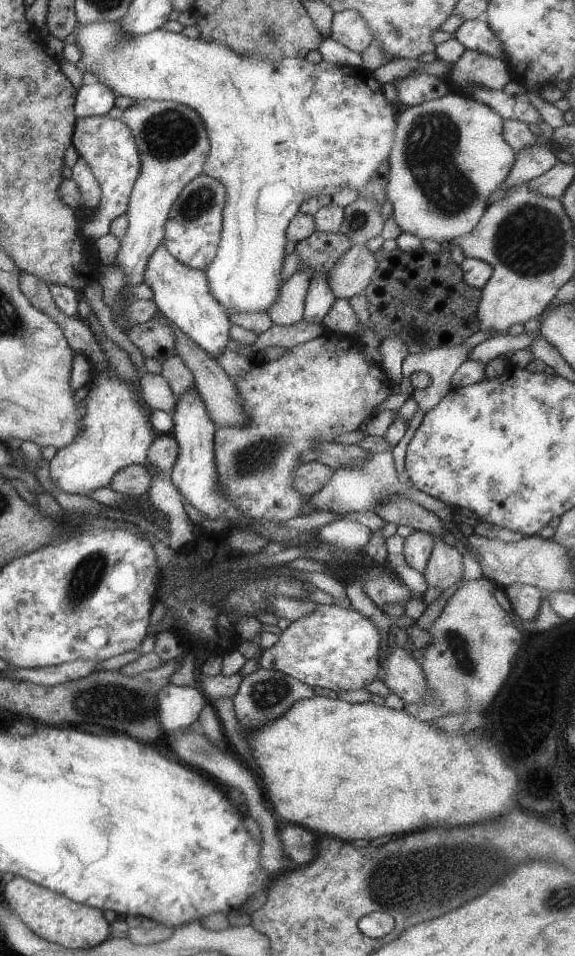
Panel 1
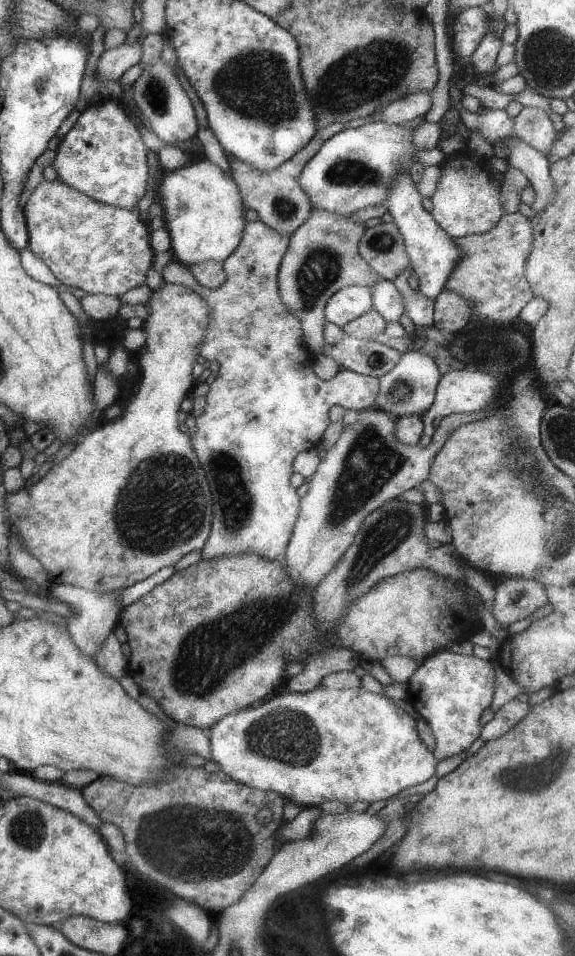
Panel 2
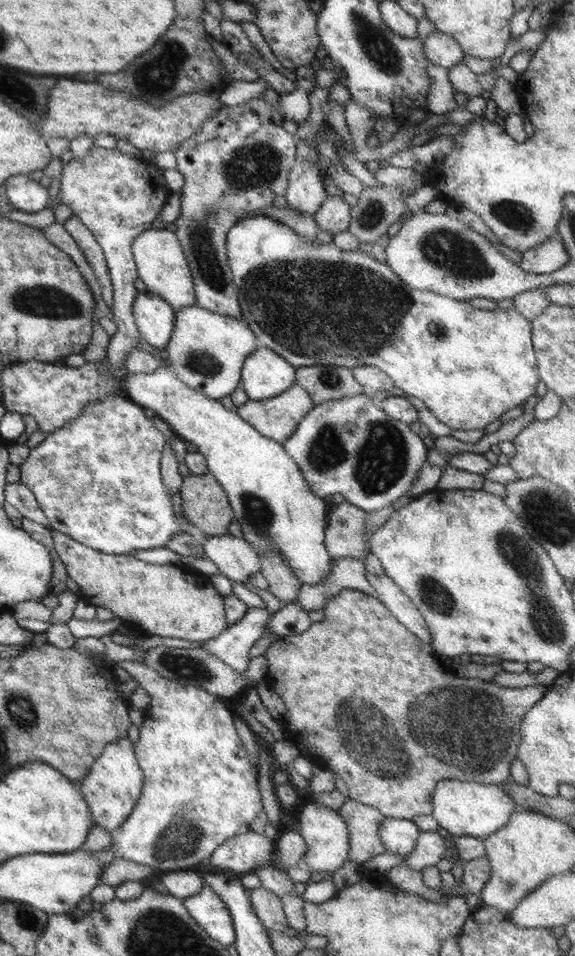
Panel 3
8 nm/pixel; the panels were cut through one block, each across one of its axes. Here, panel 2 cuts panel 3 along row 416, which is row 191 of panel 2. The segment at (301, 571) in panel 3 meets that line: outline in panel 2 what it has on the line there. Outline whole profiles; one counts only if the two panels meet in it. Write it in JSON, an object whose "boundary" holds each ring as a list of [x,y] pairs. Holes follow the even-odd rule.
{"boundary":[[[197,157],[193,162],[171,172],[161,171],[159,175],[156,199],[164,212],[162,220],[171,240],[172,260],[186,268],[203,262],[223,262],[241,240],[241,230],[246,224],[243,219],[244,206],[233,178],[203,157]]]}

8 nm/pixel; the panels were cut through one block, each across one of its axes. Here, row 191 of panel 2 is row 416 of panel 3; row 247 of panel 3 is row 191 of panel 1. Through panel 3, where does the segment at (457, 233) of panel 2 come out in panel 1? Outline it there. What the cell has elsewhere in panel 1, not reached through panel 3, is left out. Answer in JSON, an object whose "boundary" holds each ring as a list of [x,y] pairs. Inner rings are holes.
{"boundary":[[[107,20],[107,22],[91,22],[91,24],[76,24],[76,28],[72,31],[75,36],[74,43],[81,52],[81,58],[78,61],[83,71],[89,72],[97,76],[101,84],[105,84],[115,96],[124,96],[131,100],[156,100],[171,101],[177,104],[183,104],[193,108],[199,118],[205,125],[207,138],[209,142],[209,152],[205,159],[205,164],[201,168],[203,175],[211,176],[218,180],[225,189],[224,207],[222,210],[222,227],[221,240],[215,252],[215,258],[204,269],[207,284],[209,284],[210,293],[213,298],[219,302],[219,306],[229,312],[266,312],[267,308],[275,302],[277,294],[279,294],[279,284],[281,284],[281,266],[285,256],[285,230],[289,224],[290,217],[297,214],[299,205],[307,198],[312,196],[330,196],[335,192],[339,192],[341,188],[355,188],[356,191],[361,190],[369,176],[377,172],[377,166],[381,166],[383,162],[388,162],[389,152],[393,146],[393,130],[397,124],[396,112],[394,112],[393,104],[383,96],[379,84],[373,77],[372,71],[365,68],[336,65],[326,61],[318,63],[310,63],[307,60],[298,58],[282,58],[280,61],[270,61],[265,58],[243,58],[239,54],[235,54],[233,50],[229,50],[229,46],[223,46],[217,40],[201,40],[201,38],[191,39],[177,32],[167,32],[156,28],[147,32],[147,34],[137,34],[137,36],[129,36],[121,32],[119,20]]]}

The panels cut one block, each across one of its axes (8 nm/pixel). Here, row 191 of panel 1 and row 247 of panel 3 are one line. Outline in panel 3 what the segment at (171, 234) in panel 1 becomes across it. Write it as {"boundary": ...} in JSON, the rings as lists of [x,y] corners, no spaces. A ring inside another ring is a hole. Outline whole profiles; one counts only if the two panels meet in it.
{"boundary":[[[247,98],[247,102],[237,106],[222,107],[207,119],[189,138],[177,144],[173,151],[175,169],[183,177],[183,185],[179,189],[180,214],[173,221],[175,240],[181,247],[181,252],[193,281],[195,305],[215,314],[240,318],[237,286],[233,284],[229,265],[227,264],[225,239],[228,230],[237,221],[245,218],[247,212],[258,212],[273,202],[274,196],[284,196],[289,169],[293,167],[296,154],[296,137],[291,136],[282,127],[283,118],[271,104],[260,98]]]}

